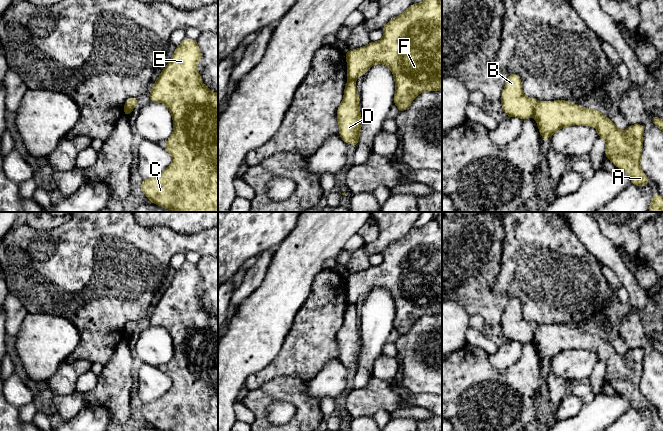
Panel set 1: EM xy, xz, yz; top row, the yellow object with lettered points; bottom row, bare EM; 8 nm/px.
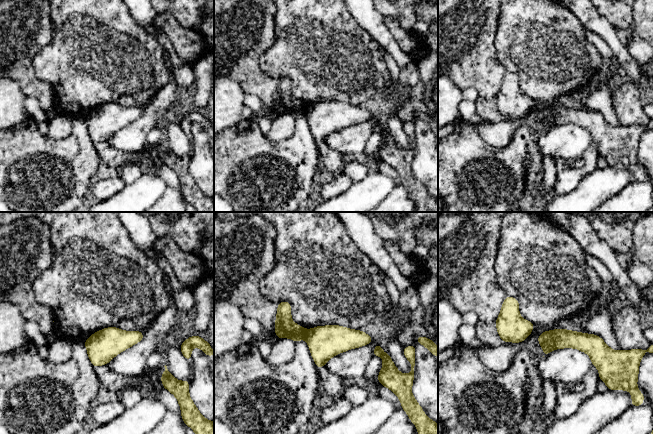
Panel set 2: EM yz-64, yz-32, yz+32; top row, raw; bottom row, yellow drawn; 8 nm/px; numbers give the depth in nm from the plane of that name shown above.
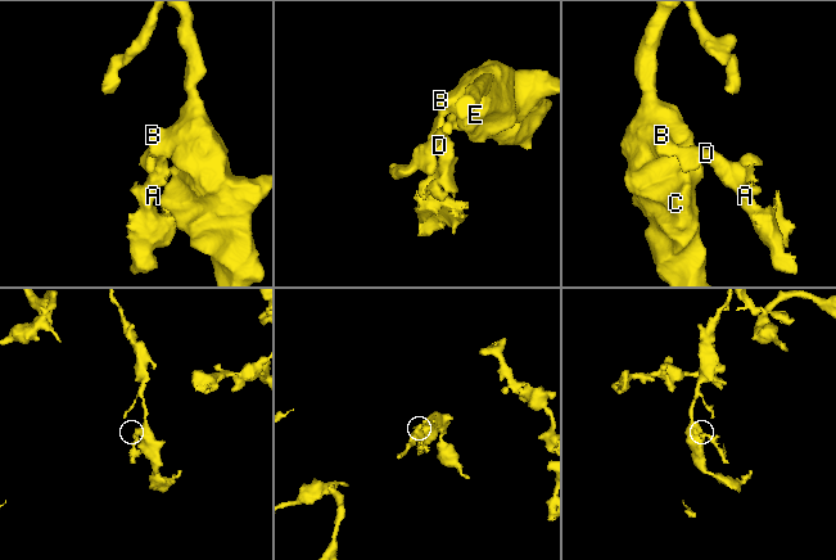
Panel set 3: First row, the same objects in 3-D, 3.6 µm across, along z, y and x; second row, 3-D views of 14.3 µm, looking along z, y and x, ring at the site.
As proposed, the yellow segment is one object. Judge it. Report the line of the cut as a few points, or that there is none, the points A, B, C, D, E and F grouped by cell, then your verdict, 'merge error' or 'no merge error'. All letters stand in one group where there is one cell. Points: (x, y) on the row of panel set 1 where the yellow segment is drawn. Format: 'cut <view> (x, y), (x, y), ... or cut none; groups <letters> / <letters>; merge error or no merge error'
cut yz (538, 102), (533, 115); groups A D / B C E F; merge error

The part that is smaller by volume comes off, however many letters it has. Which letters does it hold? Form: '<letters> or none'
A, D

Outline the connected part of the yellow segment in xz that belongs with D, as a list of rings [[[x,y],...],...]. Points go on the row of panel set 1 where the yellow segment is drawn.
[[[348,80],[345,86],[343,101],[337,109],[337,120],[342,140],[356,148],[361,132],[362,117],[359,108],[359,95],[353,80]]]

